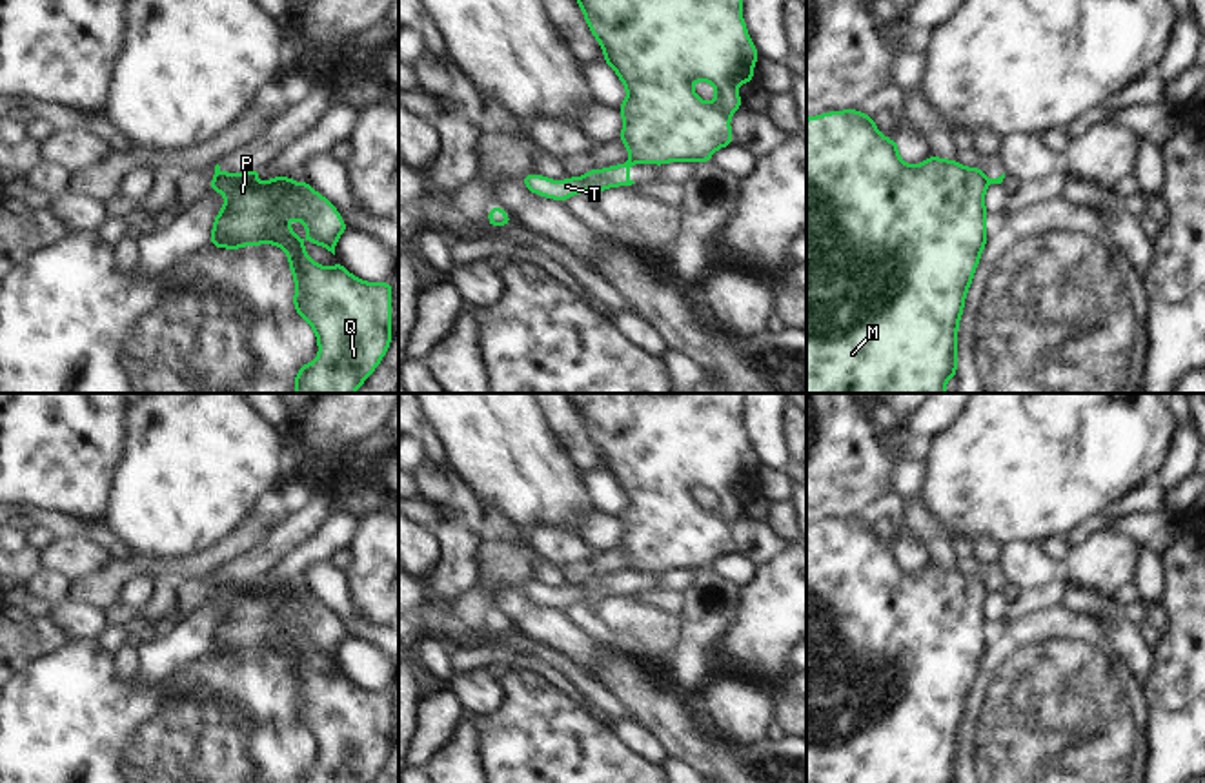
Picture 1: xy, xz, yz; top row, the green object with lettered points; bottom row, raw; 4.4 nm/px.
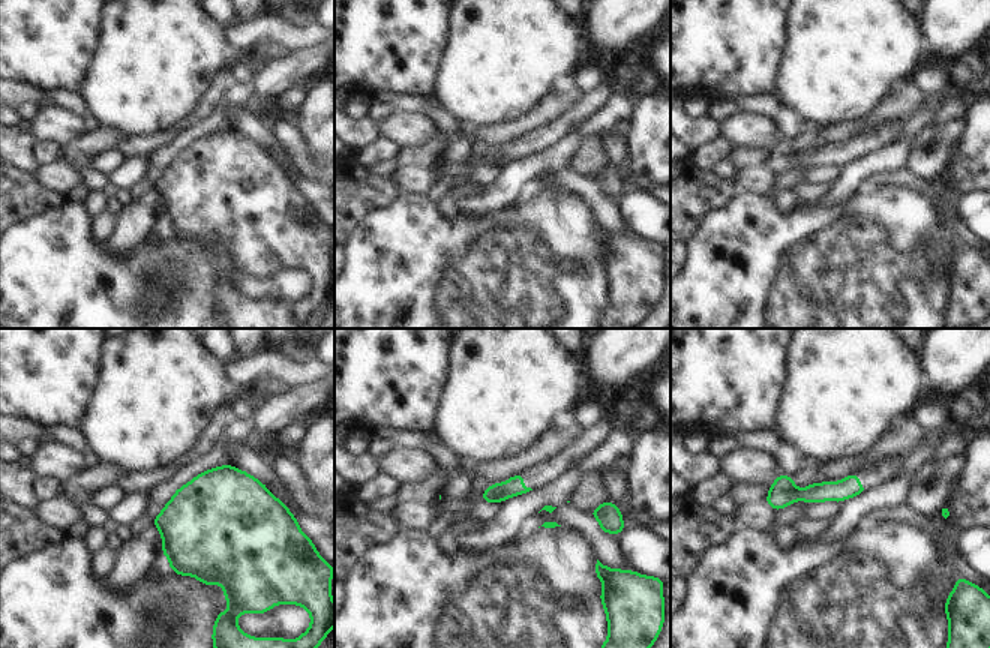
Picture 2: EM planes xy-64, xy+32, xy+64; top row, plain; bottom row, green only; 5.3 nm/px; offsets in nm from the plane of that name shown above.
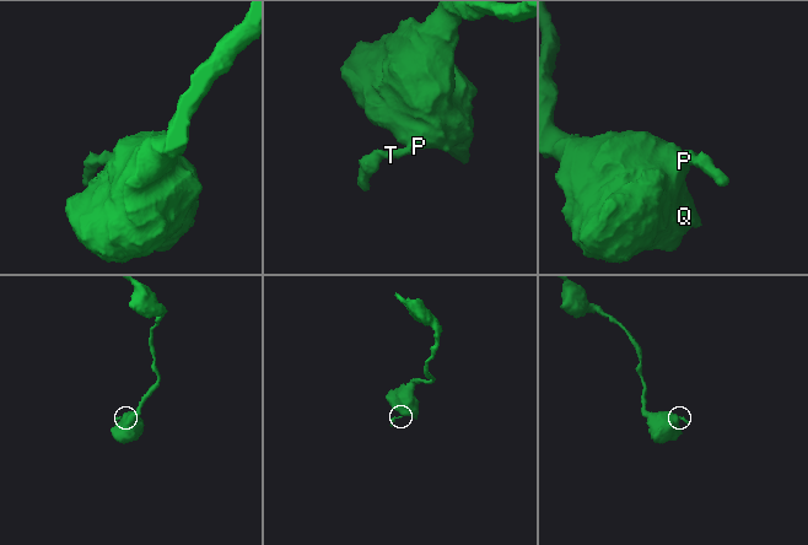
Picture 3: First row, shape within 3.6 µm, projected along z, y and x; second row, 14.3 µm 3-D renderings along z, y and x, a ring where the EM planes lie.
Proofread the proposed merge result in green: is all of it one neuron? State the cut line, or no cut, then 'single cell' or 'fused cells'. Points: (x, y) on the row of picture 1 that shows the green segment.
cut in xy along (226, 173), (212, 183); fused cells

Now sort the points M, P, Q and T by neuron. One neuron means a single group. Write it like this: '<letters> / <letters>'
M P Q / T

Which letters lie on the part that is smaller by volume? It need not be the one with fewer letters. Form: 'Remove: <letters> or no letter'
Remove: T

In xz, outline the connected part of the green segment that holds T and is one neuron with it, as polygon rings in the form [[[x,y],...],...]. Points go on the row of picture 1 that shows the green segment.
[[[623,162],[619,166],[608,166],[604,169],[590,169],[582,177],[568,177],[562,182],[555,182],[553,178],[541,177],[537,173],[528,173],[522,177],[522,184],[535,195],[555,198],[564,204],[568,197],[582,195],[586,189],[599,193],[610,188],[635,184],[628,178],[628,169],[632,166],[633,162]]]

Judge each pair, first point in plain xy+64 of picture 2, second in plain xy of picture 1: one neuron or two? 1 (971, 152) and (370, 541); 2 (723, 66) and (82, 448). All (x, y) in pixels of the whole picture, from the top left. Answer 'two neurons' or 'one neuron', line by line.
1: one neuron
2: one neuron

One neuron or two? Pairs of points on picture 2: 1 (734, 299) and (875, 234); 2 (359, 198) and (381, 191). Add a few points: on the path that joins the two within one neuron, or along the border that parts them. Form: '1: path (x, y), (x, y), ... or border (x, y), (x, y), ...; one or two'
1: path (768, 299), (804, 299), (815, 294), (840, 269); one
2: path (365, 192), (375, 192); one

